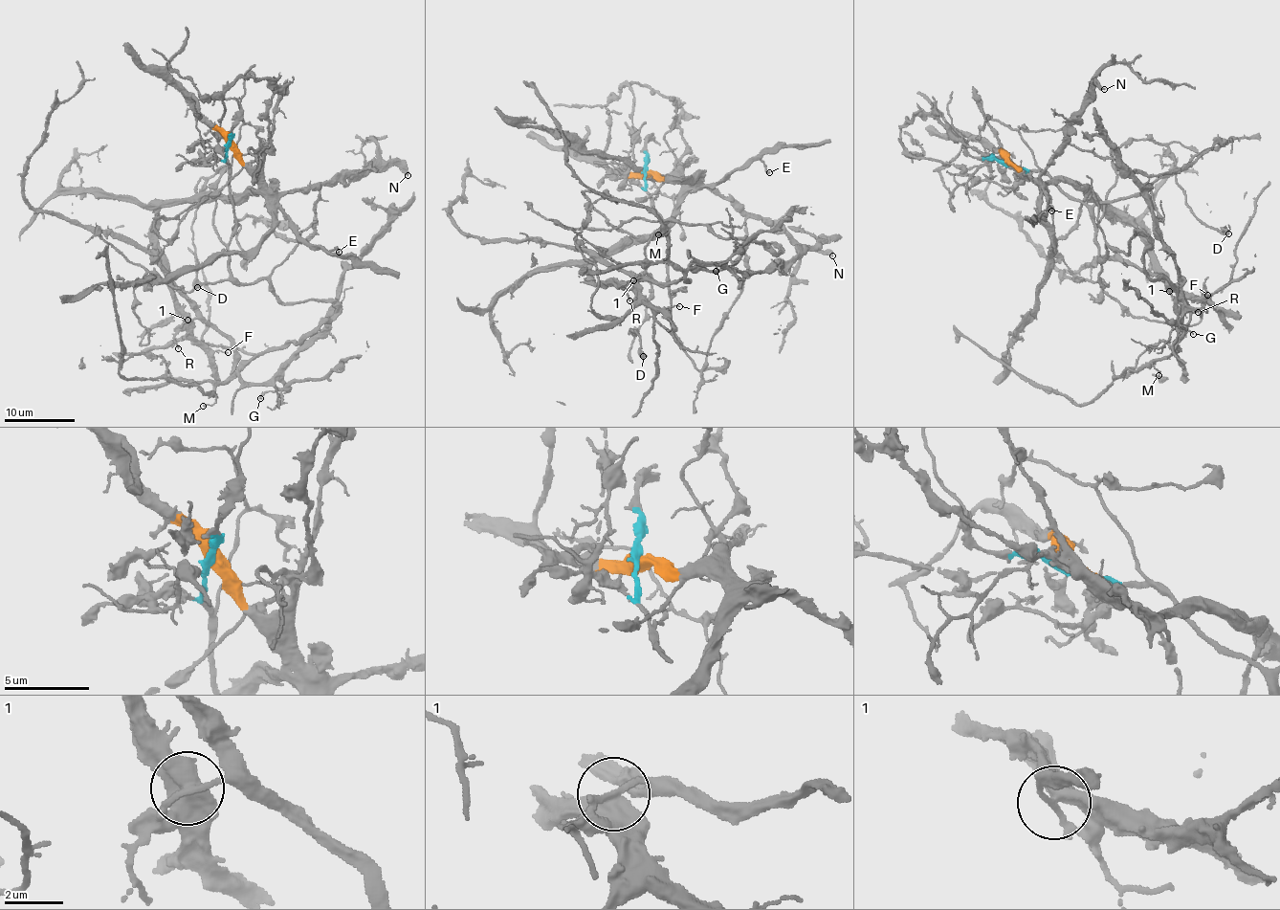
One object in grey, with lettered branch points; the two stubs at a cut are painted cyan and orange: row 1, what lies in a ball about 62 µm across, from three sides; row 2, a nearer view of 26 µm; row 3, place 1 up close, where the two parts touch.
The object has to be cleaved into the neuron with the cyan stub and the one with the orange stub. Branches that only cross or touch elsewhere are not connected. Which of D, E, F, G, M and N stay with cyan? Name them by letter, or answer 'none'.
D, G, M

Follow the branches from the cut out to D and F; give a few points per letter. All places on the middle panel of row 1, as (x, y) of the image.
D: (646, 173), (654, 212), (667, 228), (646, 244), (647, 320), (628, 332), (639, 339), (644, 356)
F: (646, 173), (680, 183), (681, 202), (655, 233), (594, 264), (593, 282), (679, 306)

